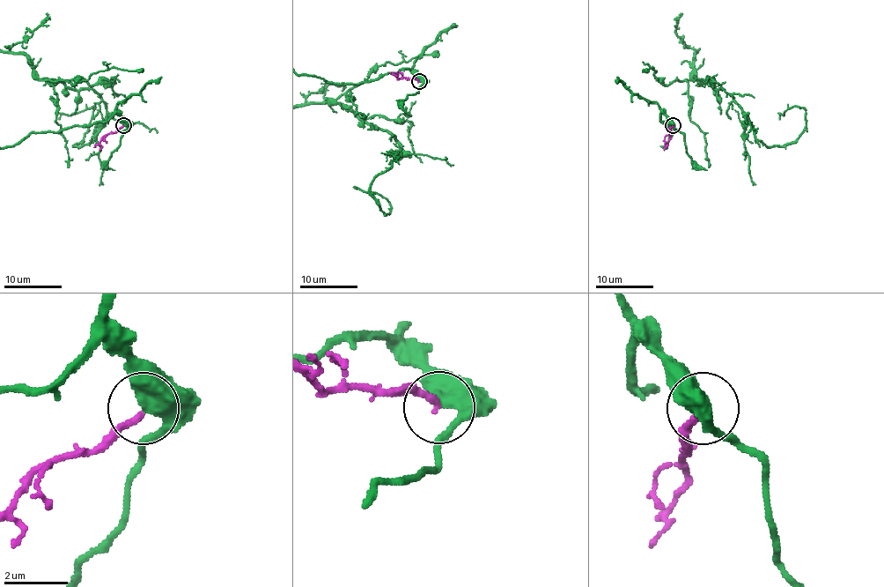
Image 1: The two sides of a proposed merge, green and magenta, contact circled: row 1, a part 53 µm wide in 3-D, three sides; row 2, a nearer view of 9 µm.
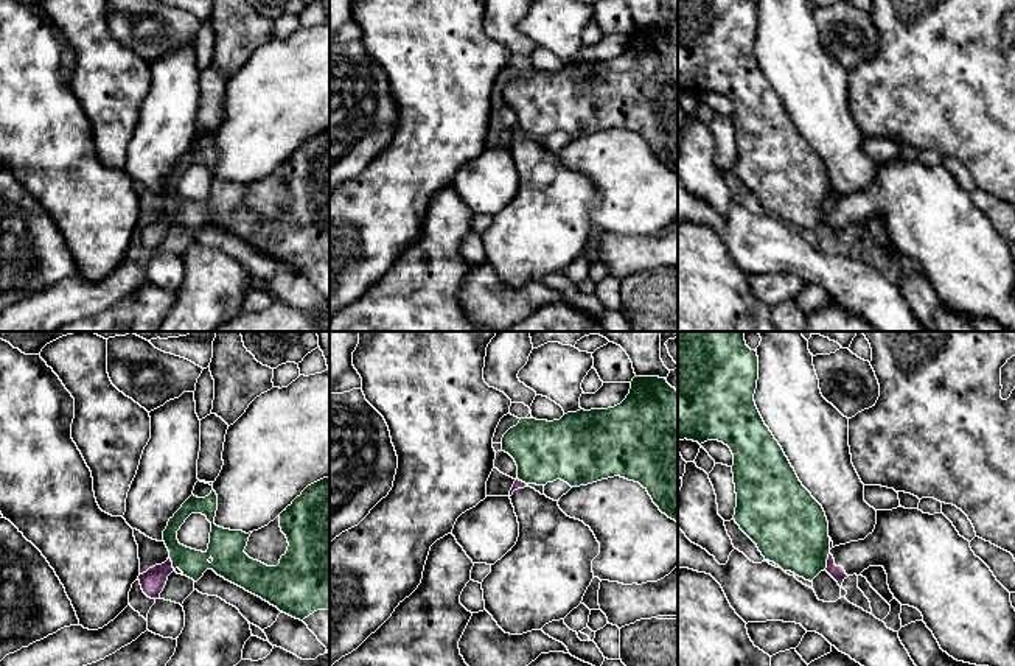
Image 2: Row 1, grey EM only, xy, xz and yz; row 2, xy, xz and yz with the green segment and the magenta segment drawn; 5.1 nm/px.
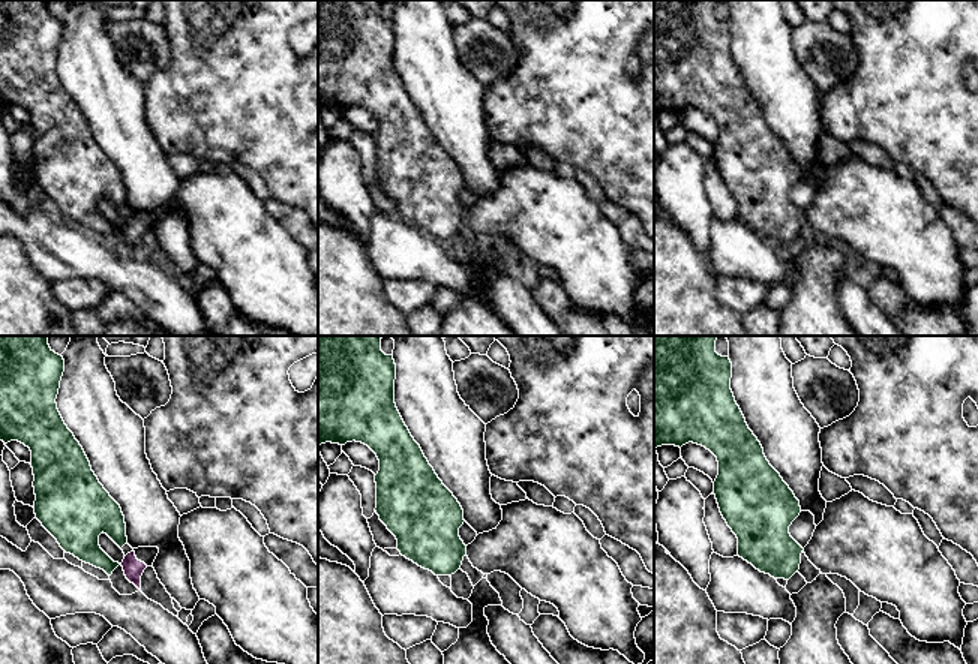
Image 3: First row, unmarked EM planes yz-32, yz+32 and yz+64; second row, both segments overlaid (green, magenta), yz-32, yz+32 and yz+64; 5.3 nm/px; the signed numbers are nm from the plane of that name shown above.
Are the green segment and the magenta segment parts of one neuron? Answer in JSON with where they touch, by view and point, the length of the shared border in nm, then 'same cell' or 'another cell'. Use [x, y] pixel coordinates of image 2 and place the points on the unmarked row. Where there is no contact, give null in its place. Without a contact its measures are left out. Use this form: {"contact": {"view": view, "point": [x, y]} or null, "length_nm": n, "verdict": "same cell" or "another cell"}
{"contact": {"view": "yz", "point": [826, 213]}, "length_nm": 100, "verdict": "another cell"}

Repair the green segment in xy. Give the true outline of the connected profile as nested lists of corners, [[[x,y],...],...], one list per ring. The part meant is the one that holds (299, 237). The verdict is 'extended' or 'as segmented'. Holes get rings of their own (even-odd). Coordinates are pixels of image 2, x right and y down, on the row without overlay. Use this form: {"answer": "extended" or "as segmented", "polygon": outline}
{"answer": "as segmented", "polygon": [[[330,129],[308,137],[291,157],[280,165],[280,179],[288,190],[288,202],[277,218],[267,218],[250,210],[244,201],[252,184],[230,182],[215,176],[218,146],[215,142],[205,149],[191,146],[169,170],[163,182],[163,193],[169,202],[173,219],[197,233],[207,221],[213,221],[225,232],[261,249],[280,263],[303,272],[317,261],[330,261]],[[191,165],[202,165],[211,174],[210,195],[205,204],[179,195],[177,182]]]}

